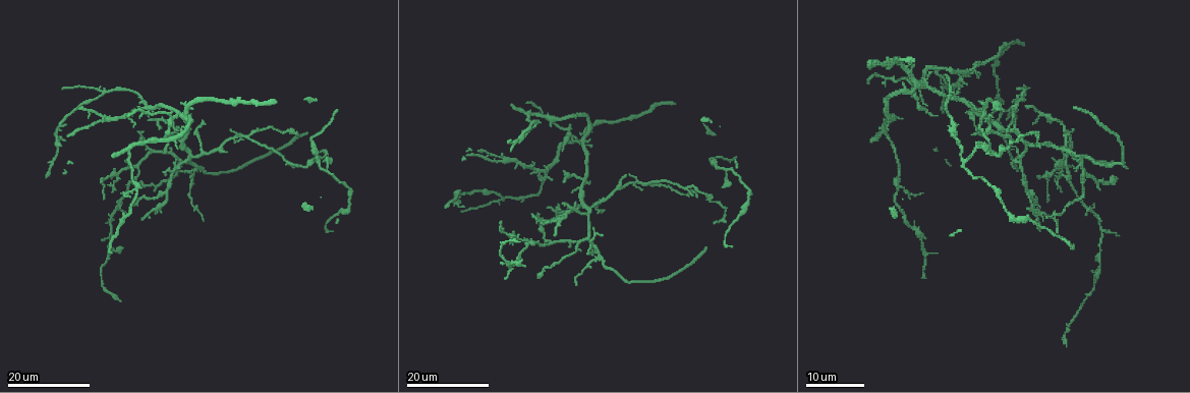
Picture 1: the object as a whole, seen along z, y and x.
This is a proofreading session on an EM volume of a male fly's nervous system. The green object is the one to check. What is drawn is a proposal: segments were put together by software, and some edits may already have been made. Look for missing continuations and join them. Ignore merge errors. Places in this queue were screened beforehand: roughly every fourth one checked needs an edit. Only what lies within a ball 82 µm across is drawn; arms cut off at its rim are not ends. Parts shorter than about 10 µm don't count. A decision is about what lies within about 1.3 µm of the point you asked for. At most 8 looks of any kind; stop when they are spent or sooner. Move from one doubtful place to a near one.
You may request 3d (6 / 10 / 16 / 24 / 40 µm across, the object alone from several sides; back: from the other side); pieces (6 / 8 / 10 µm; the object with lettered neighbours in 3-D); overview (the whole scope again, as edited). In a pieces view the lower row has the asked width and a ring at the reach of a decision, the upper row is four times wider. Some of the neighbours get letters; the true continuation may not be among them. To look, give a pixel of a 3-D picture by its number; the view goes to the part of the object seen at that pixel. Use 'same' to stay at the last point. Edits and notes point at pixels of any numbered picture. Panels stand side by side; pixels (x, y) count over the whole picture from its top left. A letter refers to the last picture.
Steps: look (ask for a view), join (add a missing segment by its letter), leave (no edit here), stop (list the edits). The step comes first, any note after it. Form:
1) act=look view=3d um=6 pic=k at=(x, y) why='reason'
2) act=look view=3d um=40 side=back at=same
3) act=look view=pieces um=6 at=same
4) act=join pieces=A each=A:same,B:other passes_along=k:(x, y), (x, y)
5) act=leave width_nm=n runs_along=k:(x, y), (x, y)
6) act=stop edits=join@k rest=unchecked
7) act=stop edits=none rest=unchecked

act=look view=3d um=16 pic=1 at=(1026, 207) why='an open end'

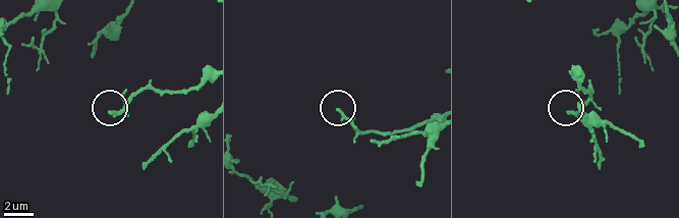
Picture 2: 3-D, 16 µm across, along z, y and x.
act=look view=pieces um=10 pic=2 at=(111, 114)

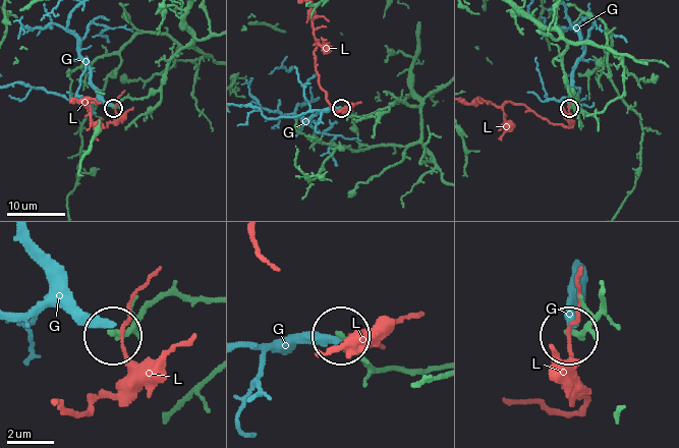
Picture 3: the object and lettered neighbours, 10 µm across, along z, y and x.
act=leave each=G:other,L:other runs_along=3:(208, 299), (161, 295), (116, 332) found='none of them fits'

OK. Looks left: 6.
act=look view=3d um=24 pic=1 at=(553, 234) why='free end'

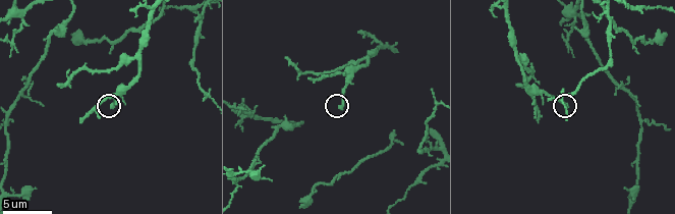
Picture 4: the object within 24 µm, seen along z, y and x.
act=look view=pieces um=10 pic=4 at=(111, 106)

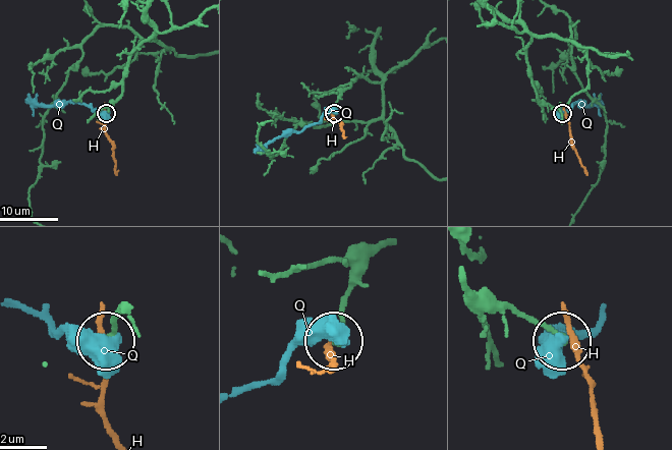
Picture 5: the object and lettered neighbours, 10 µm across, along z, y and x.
act=leave each=H:other,Q:other runs_along=5:(466, 285), (537, 319), (558, 336) found='none of them fits'

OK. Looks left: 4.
act=look view=pieces um=8 pic=4 at=(81, 119) why='end of a long branch'

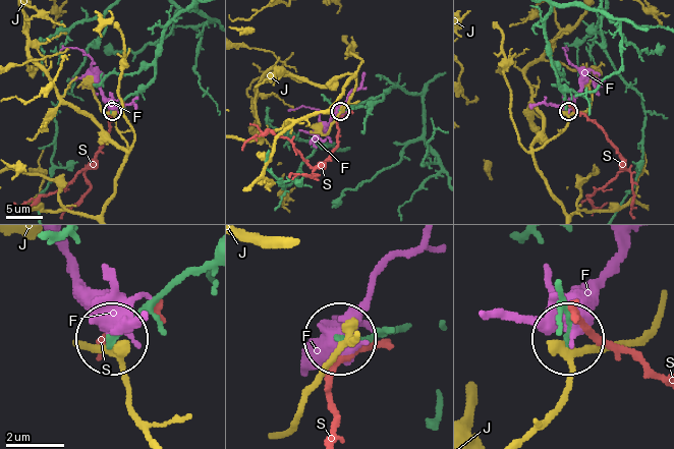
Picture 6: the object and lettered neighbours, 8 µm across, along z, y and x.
act=leave width_nm=200 each=F:other,J:other,S:other runs_along=6:(207, 259), (178, 274), (115, 337) found='no lettered segment goes on from it'

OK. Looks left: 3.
act=look view=3d um=24 pic=1 at=(308, 132) why='free end'

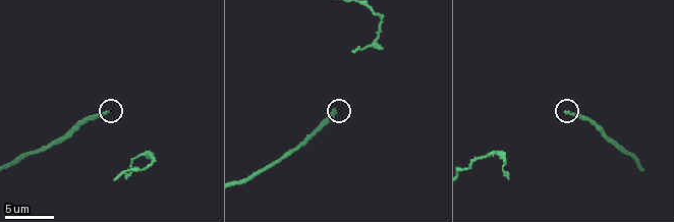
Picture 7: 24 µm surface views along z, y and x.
act=look view=pieces um=8 pic=7 at=(567, 114) why='what lies round it'

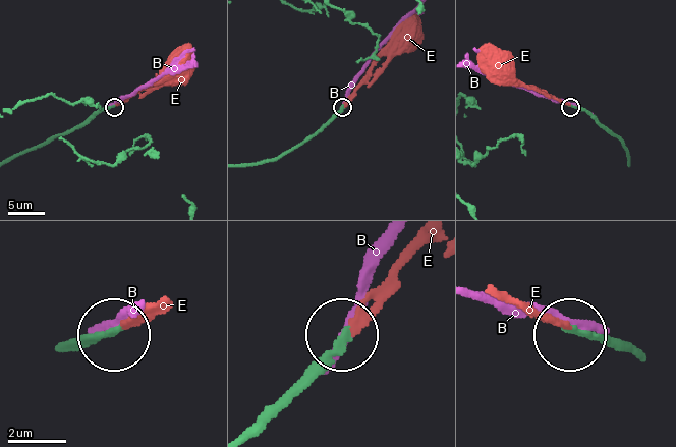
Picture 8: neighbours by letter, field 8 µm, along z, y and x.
act=join pieces=E each=B:other,E:same passes_along=8:(64, 351), (152, 305) found='it goes on there'

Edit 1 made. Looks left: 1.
act=stop edits=join@8 rest=unchecked

